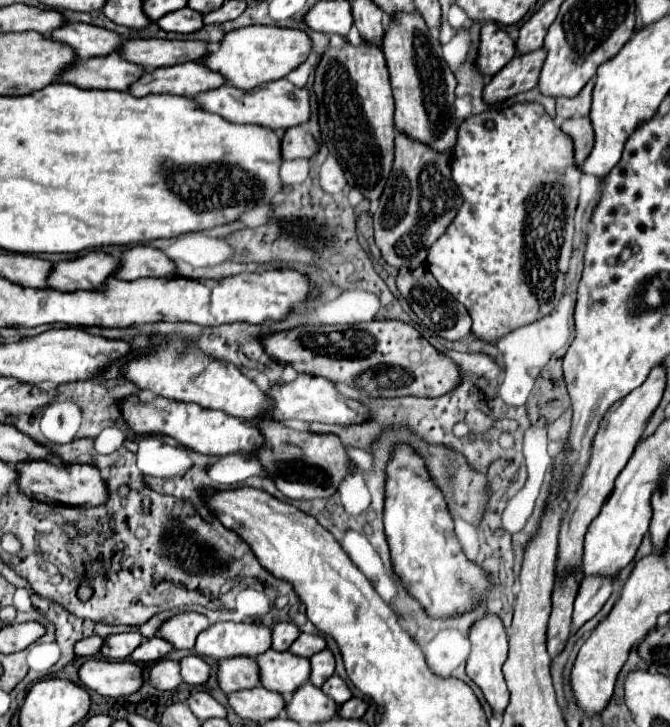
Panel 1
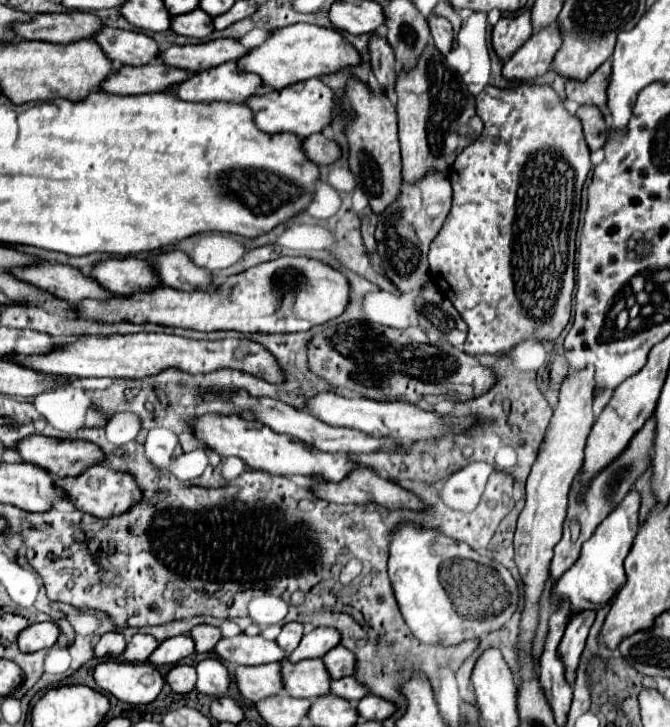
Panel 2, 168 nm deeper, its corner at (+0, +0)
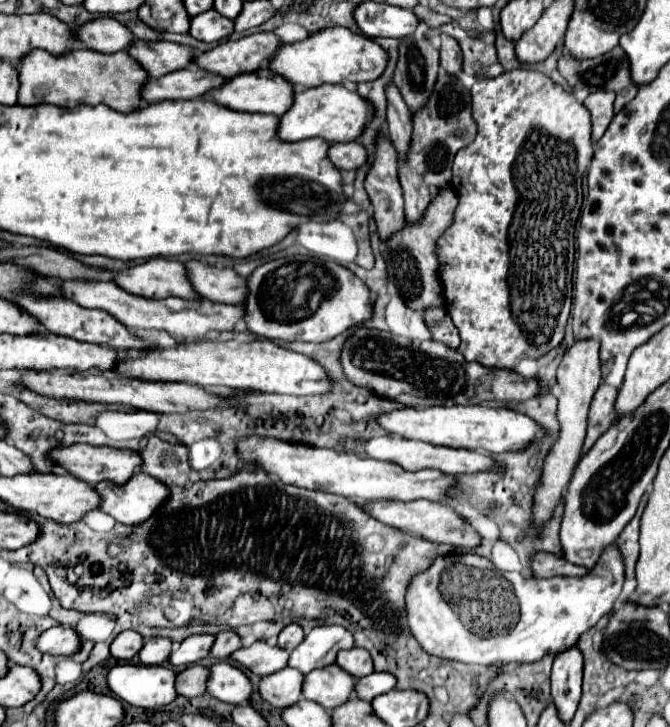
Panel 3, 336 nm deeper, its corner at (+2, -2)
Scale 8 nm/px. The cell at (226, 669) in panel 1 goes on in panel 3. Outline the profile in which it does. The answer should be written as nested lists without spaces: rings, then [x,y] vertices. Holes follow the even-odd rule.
[[[284,667],[278,673],[260,677],[258,691],[260,691],[262,701],[266,701],[278,709],[294,705],[302,693],[302,677],[304,675],[292,667]]]

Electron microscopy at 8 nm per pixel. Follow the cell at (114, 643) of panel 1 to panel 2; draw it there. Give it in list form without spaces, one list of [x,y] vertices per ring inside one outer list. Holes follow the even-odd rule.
[[[134,635],[124,651],[124,659],[130,663],[146,663],[148,655],[152,655],[152,651],[160,645],[160,641],[152,635]]]

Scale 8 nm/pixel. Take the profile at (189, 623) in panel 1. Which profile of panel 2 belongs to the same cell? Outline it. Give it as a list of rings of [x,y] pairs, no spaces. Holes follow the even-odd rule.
[[[198,625],[190,631],[190,637],[194,639],[198,653],[210,653],[210,651],[214,651],[216,643],[222,639],[222,633],[220,633],[218,627]]]

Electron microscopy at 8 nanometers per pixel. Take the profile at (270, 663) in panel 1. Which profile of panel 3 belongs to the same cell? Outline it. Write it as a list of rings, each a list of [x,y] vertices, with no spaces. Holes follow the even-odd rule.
[[[338,665],[314,669],[308,675],[304,675],[302,695],[310,701],[316,701],[328,711],[346,703],[352,693],[354,693],[354,677],[338,669]]]

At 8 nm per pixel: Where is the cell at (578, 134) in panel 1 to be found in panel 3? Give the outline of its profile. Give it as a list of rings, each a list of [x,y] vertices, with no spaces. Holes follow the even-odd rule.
[[[590,93],[586,97],[584,107],[592,115],[592,141],[598,141],[608,129],[614,117],[612,103],[614,103],[614,93]]]

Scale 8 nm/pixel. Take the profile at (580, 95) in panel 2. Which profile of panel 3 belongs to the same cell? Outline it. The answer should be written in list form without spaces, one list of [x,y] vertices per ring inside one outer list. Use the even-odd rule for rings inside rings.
[[[620,47],[586,61],[574,61],[570,55],[564,55],[558,61],[558,71],[570,87],[588,87],[590,93],[614,91],[614,113],[620,113],[618,109],[636,97],[636,87],[630,85],[630,73],[626,69],[626,55]]]

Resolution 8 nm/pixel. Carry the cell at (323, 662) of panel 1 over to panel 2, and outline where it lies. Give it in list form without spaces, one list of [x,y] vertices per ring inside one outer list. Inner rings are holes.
[[[342,645],[330,649],[324,655],[324,663],[326,663],[332,679],[342,679],[342,677],[354,675],[354,671],[356,671],[356,655],[352,655],[352,651],[348,651]]]

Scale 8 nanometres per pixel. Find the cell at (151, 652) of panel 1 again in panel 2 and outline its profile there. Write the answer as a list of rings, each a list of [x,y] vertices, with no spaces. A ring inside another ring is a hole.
[[[178,635],[178,637],[170,637],[166,641],[160,643],[160,647],[150,655],[150,663],[152,665],[174,665],[182,659],[186,659],[188,655],[192,655],[194,649],[194,639],[190,639],[190,635]]]

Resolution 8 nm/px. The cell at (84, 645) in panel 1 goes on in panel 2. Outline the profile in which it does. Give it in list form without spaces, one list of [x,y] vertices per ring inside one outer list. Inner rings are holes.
[[[104,633],[94,645],[94,653],[100,659],[104,657],[118,659],[124,653],[124,647],[126,647],[126,637],[122,633]]]

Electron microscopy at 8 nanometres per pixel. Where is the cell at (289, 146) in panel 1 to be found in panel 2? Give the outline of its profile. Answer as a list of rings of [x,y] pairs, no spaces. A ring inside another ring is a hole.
[[[314,133],[304,139],[304,149],[316,165],[332,165],[342,155],[342,149],[336,145],[336,141],[326,139],[322,133]]]

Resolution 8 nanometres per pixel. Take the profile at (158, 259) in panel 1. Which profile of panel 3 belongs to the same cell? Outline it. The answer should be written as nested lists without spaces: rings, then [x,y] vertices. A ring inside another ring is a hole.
[[[192,259],[186,263],[186,275],[194,291],[214,303],[240,305],[246,301],[246,281],[234,269],[218,269]]]

